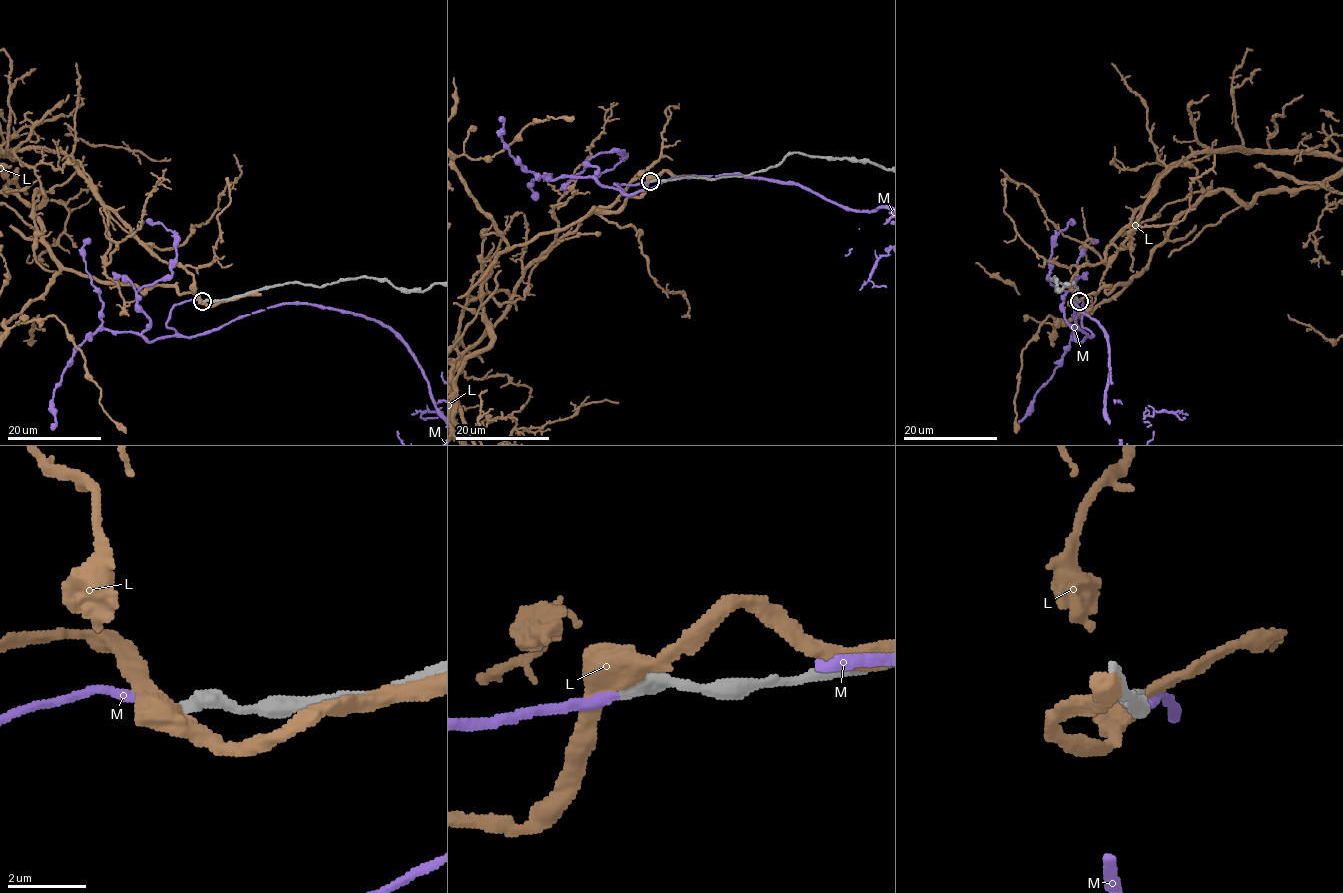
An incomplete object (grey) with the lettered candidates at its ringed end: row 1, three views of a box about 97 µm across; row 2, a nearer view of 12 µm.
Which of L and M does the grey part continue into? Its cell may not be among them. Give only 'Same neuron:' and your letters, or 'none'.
Same neuron: M

